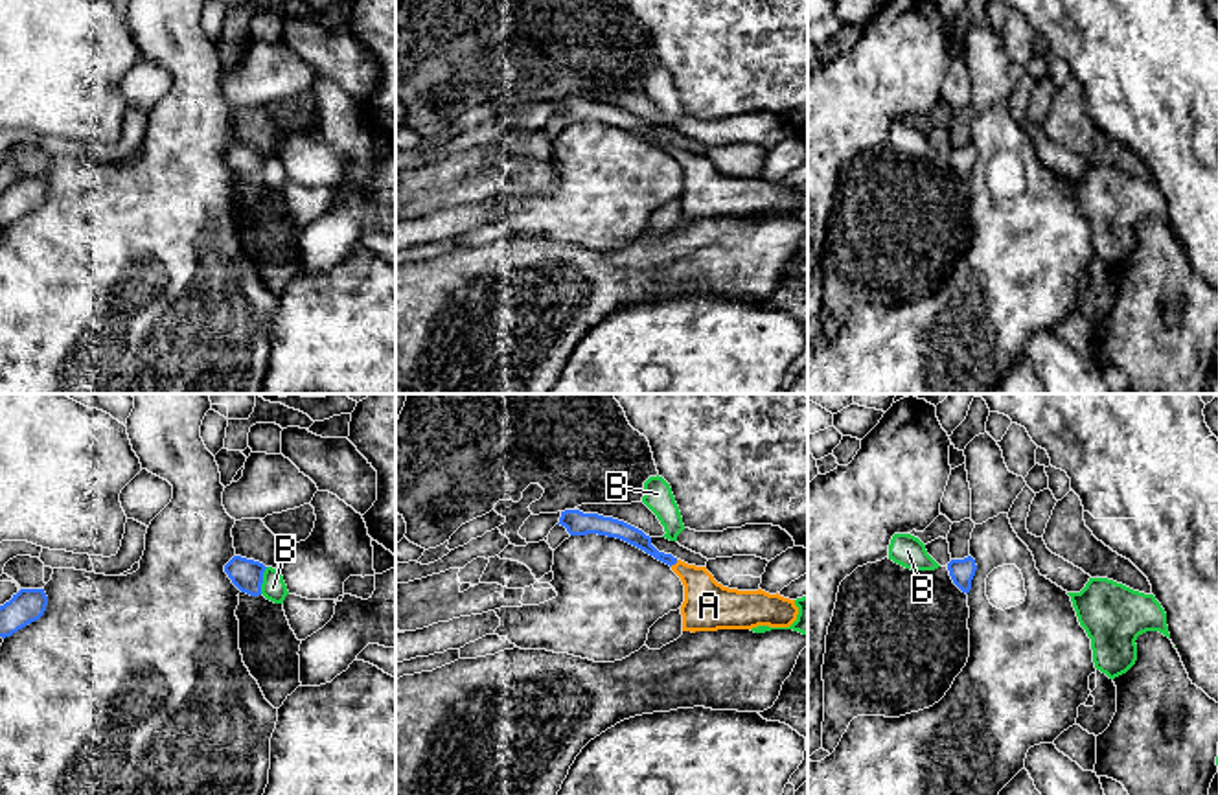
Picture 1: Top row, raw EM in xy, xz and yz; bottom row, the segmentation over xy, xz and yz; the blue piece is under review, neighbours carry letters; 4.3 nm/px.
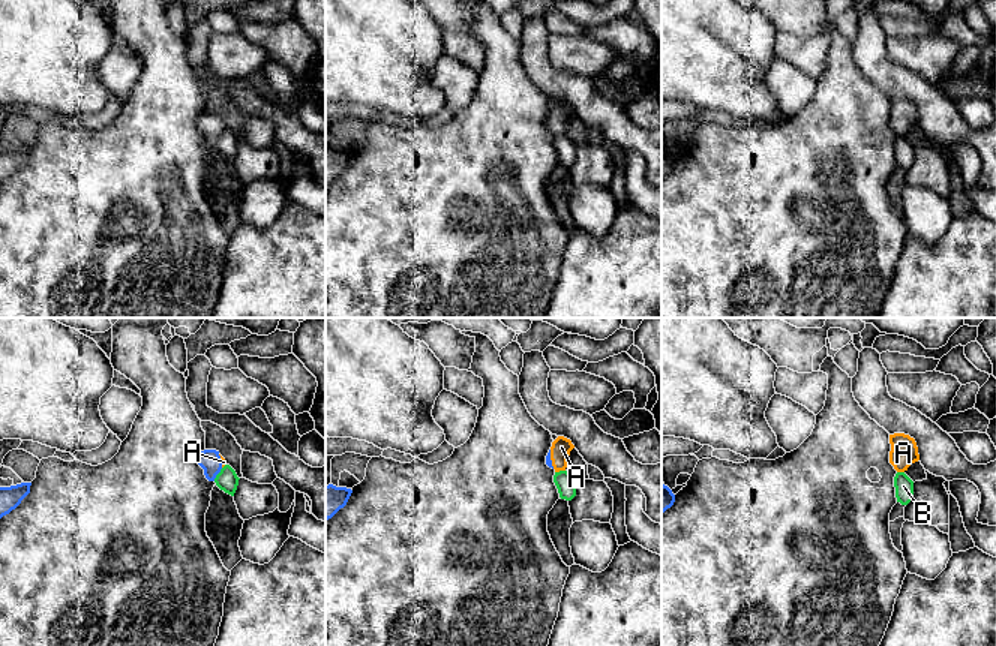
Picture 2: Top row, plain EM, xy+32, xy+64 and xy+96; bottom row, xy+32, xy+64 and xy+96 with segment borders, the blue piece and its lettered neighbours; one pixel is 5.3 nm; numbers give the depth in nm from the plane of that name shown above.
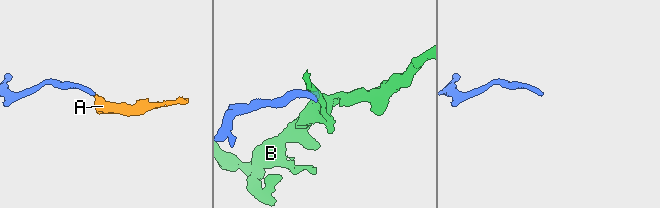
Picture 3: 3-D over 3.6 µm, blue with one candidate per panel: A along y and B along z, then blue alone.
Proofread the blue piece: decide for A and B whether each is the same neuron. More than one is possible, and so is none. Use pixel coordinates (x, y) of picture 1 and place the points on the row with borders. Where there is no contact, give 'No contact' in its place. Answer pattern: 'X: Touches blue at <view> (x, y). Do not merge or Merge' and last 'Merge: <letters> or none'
A: Touches blue at xz (674, 564). Merge
B: Touches blue at xy (262, 580). Do not merge
Merge: A

